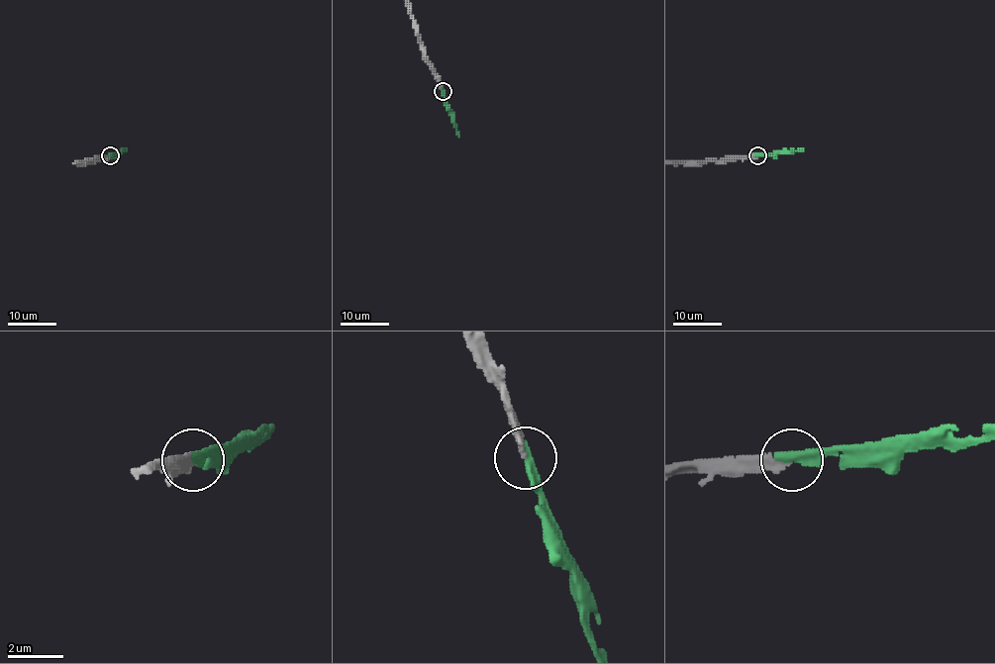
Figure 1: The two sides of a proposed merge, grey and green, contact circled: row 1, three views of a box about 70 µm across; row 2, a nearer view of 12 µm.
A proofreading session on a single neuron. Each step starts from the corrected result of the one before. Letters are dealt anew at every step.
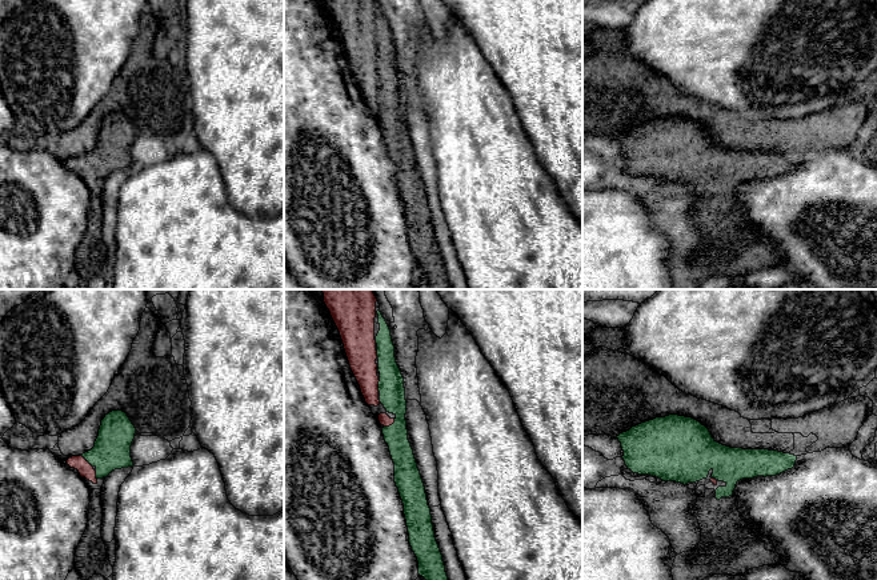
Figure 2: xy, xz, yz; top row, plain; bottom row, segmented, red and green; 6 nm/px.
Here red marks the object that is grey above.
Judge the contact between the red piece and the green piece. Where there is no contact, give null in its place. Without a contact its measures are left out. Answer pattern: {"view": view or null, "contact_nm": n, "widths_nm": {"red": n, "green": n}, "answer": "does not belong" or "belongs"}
{"view": "xz", "contact_nm": 90, "widths_nm": {"red": 70, "green": 160}, "answer": "belongs"}

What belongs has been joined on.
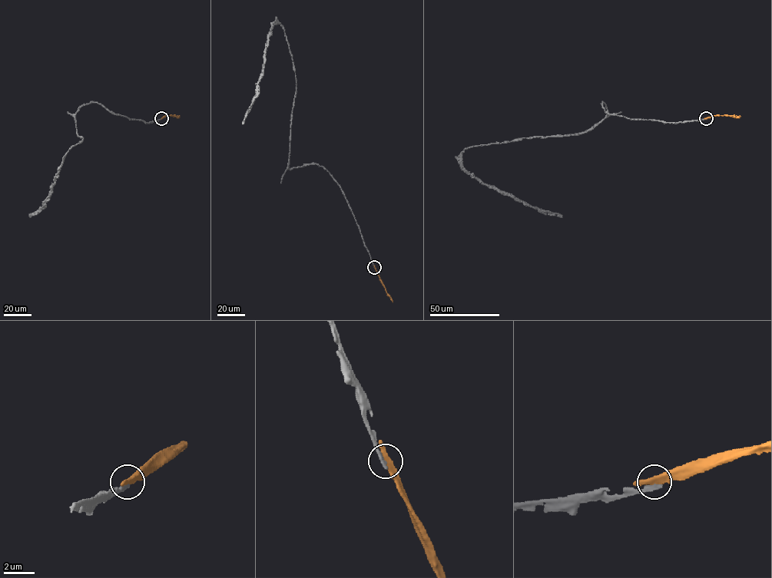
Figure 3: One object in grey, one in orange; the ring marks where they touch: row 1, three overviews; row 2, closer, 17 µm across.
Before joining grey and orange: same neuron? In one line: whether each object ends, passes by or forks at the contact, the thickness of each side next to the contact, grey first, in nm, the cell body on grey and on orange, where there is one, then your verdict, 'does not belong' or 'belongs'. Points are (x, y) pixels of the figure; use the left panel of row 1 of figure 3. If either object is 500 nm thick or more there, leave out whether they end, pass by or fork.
grey ends | orange passes by | 280/320 nm | grey none | orange none | belongs

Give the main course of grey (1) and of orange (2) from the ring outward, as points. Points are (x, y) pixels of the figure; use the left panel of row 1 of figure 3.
1: (161, 118), (145, 123), (84, 104), (75, 117), (83, 138), (66, 153), (43, 206), (30, 217)
2: (161, 118), (167, 115), (180, 116)

